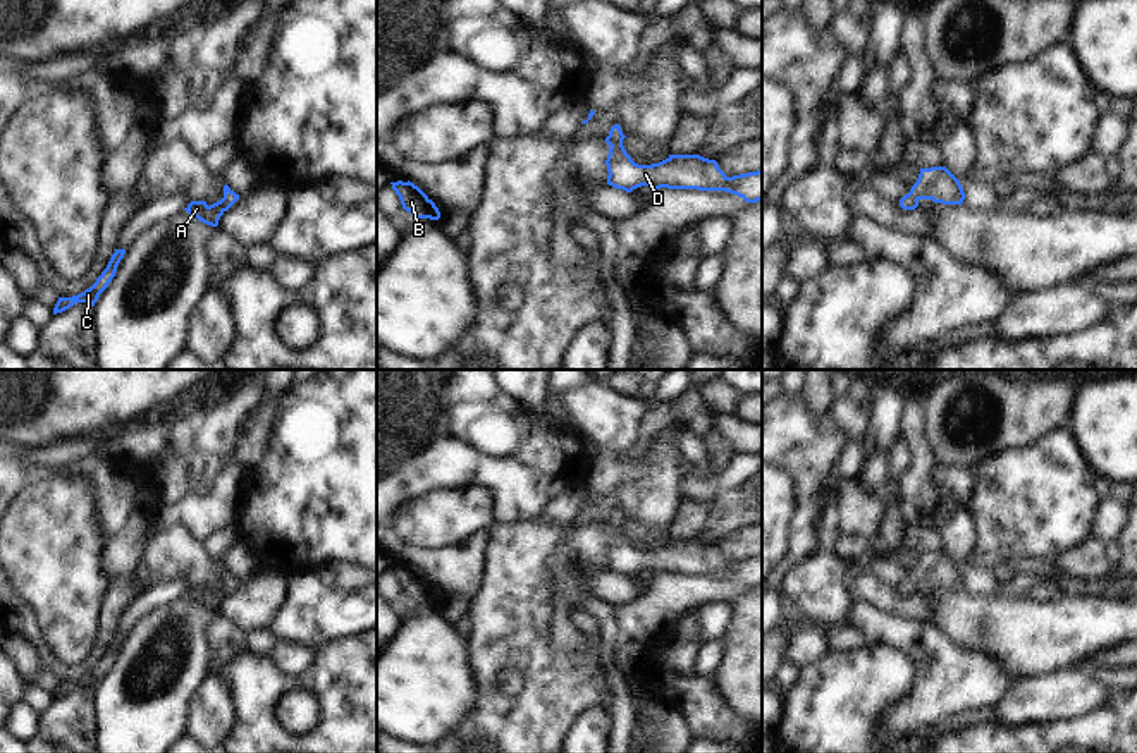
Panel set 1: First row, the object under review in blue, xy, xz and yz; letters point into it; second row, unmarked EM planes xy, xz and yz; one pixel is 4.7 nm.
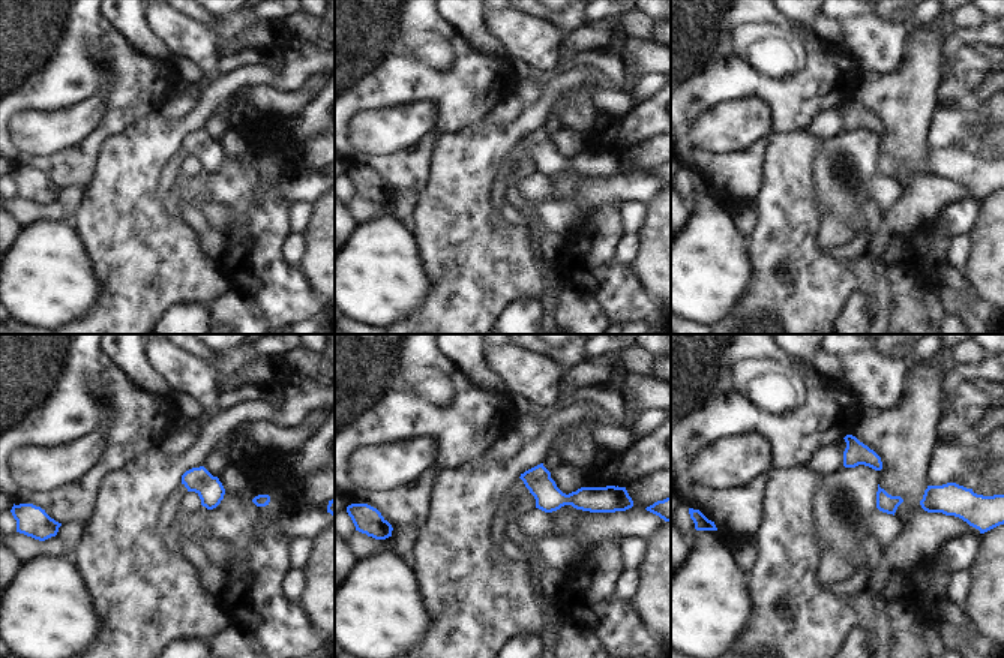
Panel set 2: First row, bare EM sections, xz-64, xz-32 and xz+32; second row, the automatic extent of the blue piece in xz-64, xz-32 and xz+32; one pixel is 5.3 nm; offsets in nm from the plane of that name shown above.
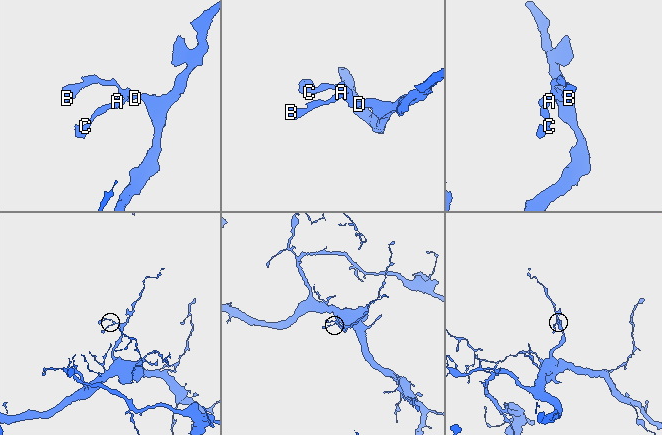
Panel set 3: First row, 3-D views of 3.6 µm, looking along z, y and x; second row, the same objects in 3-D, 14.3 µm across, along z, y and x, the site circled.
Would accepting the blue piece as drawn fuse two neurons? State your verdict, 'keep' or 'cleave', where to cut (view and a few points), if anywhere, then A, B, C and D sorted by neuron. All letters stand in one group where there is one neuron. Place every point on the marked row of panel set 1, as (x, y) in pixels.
keep; no cut; A B C D

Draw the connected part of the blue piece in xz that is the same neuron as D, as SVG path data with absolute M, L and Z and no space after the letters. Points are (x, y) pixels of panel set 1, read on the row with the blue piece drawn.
M619 124L612 126L605 138L611 146L605 160L607 184L616 189L631 193L650 186L652 189L726 191L747 203L762 199L762 170L728 177L716 160L700 155L669 155L659 163L638 165L623 146L624 138Z

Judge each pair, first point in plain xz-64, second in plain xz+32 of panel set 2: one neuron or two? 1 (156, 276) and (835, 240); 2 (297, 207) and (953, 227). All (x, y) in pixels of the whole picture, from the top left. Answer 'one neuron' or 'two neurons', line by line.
1: two neurons
2: one neuron

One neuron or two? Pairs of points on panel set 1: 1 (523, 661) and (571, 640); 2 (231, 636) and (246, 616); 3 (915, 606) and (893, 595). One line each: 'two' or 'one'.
1: two
2: two
3: one

